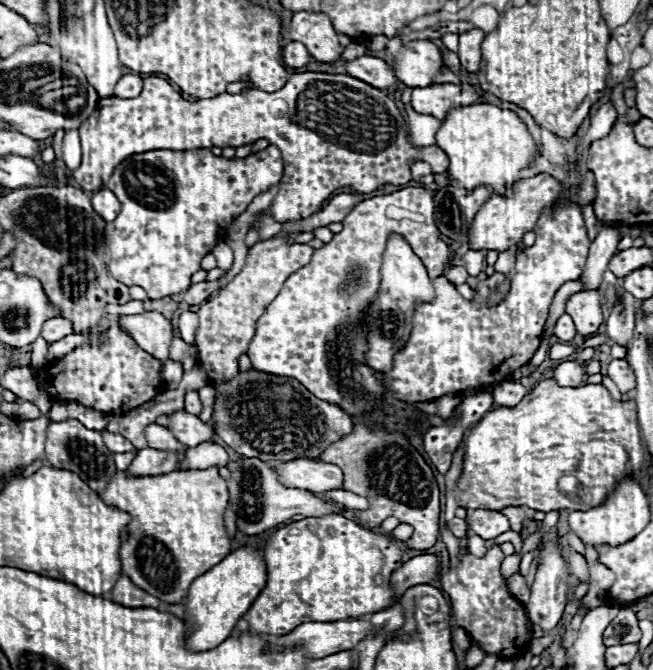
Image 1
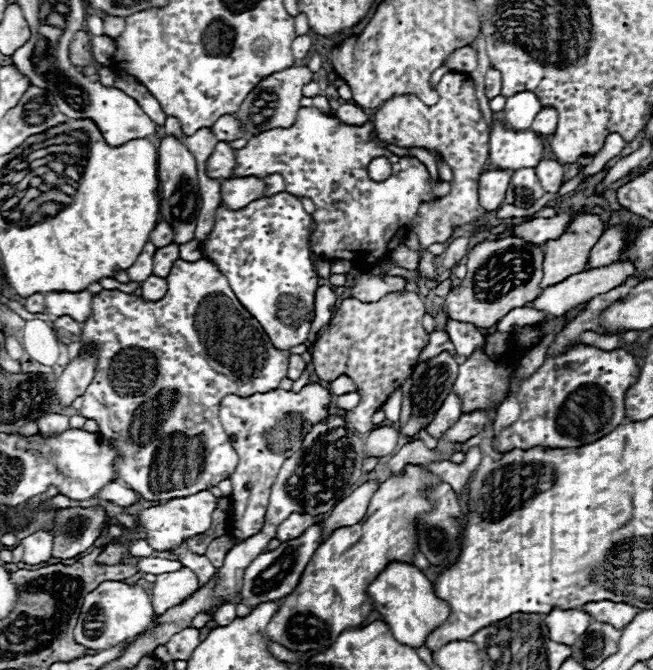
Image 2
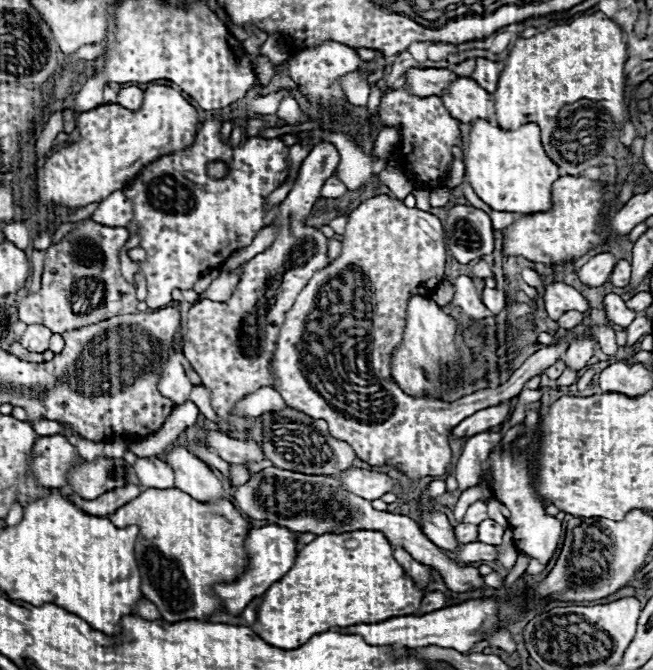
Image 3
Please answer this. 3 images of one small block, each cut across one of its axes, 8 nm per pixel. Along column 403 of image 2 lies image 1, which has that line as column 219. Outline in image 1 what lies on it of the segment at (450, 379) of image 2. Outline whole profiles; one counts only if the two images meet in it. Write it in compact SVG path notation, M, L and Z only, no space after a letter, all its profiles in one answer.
M258 370L250 372L238 372L232 382L222 382L216 388L216 404L214 404L214 430L220 436L220 440L234 448L238 454L246 458L260 458L264 462L290 462L298 458L310 458L318 460L320 454L334 442L342 440L352 432L352 418L344 414L338 406L332 406L328 402L320 402L316 396L312 396L300 382L294 378L280 378L274 374L260 374Z

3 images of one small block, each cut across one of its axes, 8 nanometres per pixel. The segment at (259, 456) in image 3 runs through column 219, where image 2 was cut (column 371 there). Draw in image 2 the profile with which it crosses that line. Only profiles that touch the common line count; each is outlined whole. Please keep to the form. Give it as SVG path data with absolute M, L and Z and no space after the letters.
M376 426L364 444L366 456L388 456L398 446L400 432L394 426Z

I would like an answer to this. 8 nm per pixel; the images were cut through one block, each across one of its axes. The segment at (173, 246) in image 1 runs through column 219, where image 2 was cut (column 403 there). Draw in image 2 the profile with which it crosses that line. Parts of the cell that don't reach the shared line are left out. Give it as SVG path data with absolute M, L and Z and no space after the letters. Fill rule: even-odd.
M300 108L300 110L298 110L298 116L296 116L296 122L294 122L290 128L272 128L272 130L260 132L258 136L252 136L252 138L248 140L248 144L236 152L236 170L234 170L234 176L258 176L258 178L264 178L264 176L268 176L268 174L282 174L284 180L286 180L286 192L290 192L290 194L294 194L294 196L306 196L306 198L310 198L310 200L314 202L316 210L314 210L314 214L312 214L310 250L312 250L316 256L324 256L324 258L328 258L328 260L348 260L348 262L352 262L352 264L358 266L358 268L370 268L370 266L374 266L376 262L388 258L388 254L390 254L396 246L400 246L400 244L404 242L406 234L412 230L412 222L414 222L414 218L416 218L416 214L418 214L420 204L434 198L434 194L432 194L432 180L430 180L430 174L428 174L426 166L424 166L418 158L396 156L396 154L392 154L388 148L378 146L376 140L374 140L374 122L372 122L372 120L368 120L364 126L350 126L350 124L340 122L340 120L334 118L334 116L322 114L322 112L316 110L316 108ZM380 156L384 156L384 158L390 160L390 164L392 164L392 174L390 174L390 178L386 178L386 180L382 180L382 182L374 182L374 180L370 180L366 168L368 168L370 160L380 158Z

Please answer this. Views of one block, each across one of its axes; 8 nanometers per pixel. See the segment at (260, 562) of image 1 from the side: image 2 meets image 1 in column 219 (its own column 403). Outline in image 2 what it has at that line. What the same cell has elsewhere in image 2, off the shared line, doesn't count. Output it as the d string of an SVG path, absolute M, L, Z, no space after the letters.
M392 562L388 564L380 576L368 586L368 594L374 600L374 610L380 612L382 620L390 626L392 636L410 648L418 648L426 644L426 638L446 622L450 616L450 606L440 600L432 588L432 582L410 564Z

